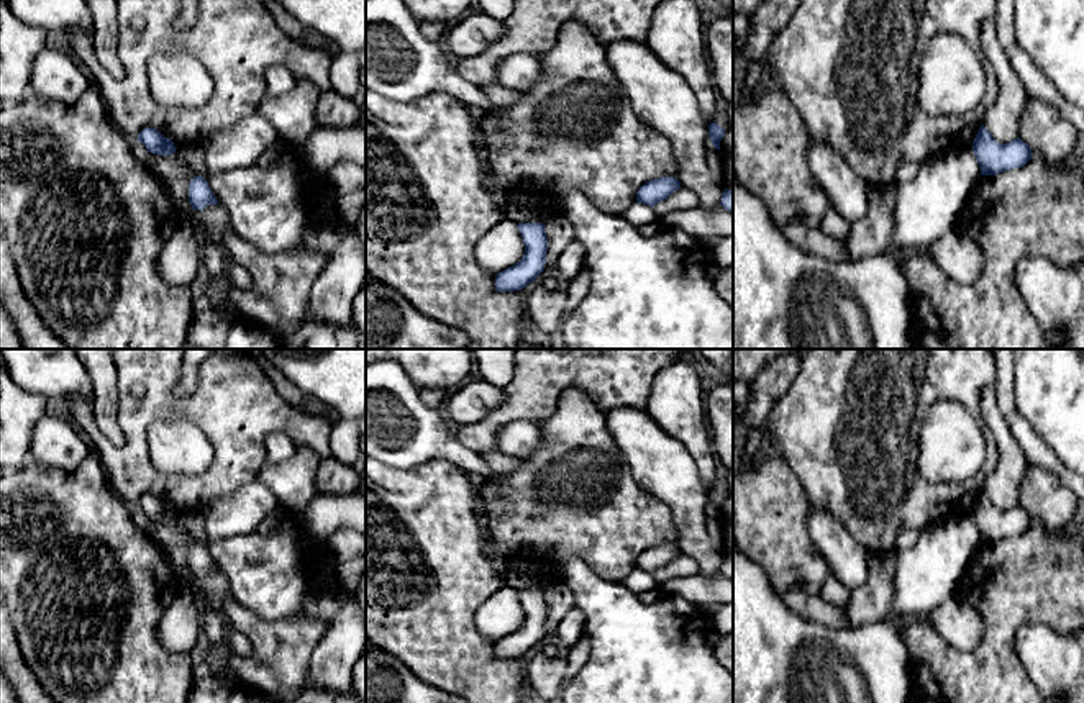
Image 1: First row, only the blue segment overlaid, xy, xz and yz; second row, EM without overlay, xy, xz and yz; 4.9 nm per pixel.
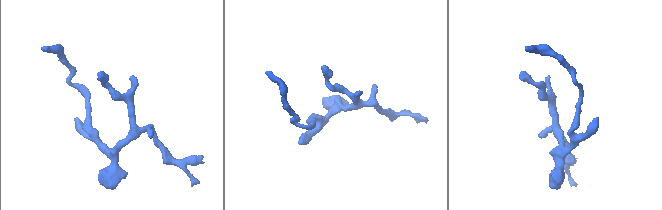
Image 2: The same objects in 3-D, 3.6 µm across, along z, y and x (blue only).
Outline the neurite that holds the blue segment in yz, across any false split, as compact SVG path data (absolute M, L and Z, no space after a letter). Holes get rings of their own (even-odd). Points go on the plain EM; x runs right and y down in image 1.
M981 492L974 508L972 518L981 534L981 542L997 542L1010 536L1020 536L1032 526L1032 516L1020 505L1000 511Z

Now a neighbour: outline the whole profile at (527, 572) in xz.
M520 557L512 562L510 569L503 572L505 583L518 590L548 590L561 575L548 560L536 557Z

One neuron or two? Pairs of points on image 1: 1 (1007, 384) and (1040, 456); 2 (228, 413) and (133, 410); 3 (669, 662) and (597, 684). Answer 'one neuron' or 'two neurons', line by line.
1: one neuron
2: one neuron
3: one neuron

